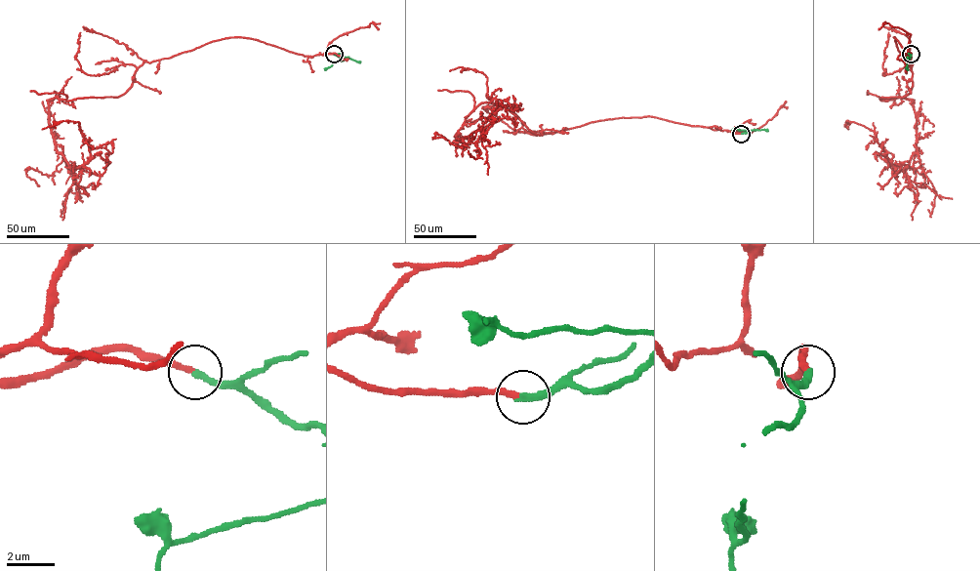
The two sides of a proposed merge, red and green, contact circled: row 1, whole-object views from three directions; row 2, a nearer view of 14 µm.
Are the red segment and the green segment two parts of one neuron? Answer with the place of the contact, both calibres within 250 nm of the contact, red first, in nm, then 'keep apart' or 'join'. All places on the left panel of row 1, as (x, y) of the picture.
at (334, 54); 220 nm thick on the red side, 300 nm on the other; join

